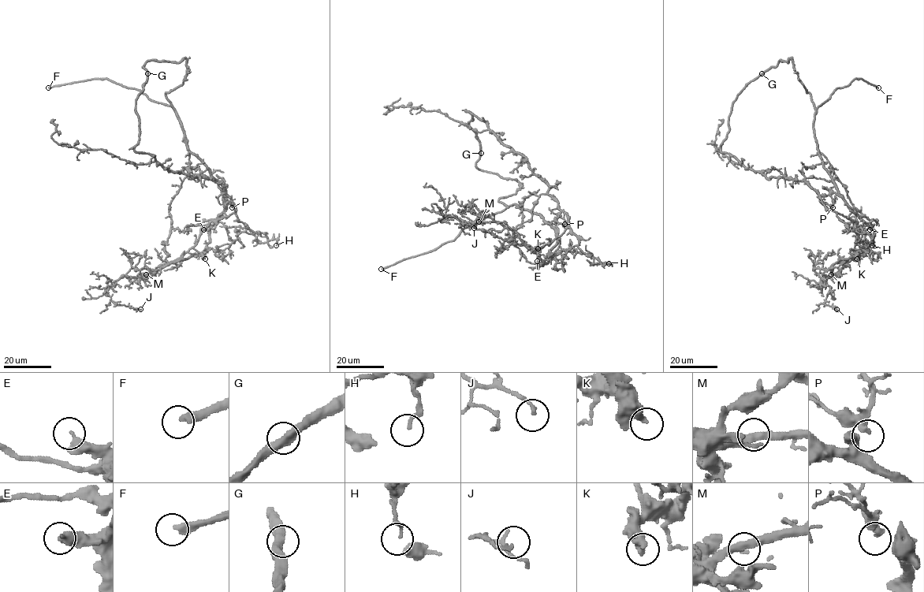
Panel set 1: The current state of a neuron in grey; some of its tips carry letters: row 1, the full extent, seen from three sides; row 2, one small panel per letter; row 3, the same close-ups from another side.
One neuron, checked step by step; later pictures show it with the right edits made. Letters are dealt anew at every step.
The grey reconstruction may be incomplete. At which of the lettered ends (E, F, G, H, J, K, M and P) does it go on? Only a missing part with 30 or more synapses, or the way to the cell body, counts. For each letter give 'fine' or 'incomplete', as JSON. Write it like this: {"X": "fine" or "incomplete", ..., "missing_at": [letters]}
{"E": "incomplete", "F": "incomplete", "G": "fine", "H": "fine", "J": "fine", "K": "fine", "M": "fine", "P": "fine", "missing_at": ["E", "F"]}

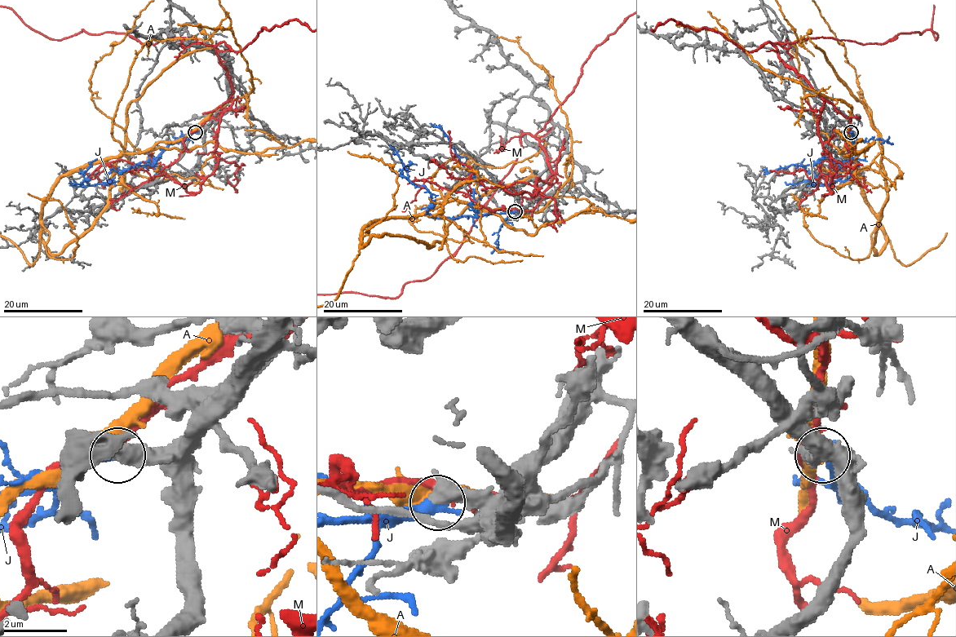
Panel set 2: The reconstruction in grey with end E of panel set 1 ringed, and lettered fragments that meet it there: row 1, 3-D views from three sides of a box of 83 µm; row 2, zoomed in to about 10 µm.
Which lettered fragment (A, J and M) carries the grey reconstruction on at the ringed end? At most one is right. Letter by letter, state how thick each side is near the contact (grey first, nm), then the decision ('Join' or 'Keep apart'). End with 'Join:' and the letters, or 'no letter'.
A: Thickness 550 nm (grey) against 460 nm. Keep apart
J: Thickness 550 nm (grey) against 400 nm. Join
M: Thickness 550 nm (grey) against 240 nm. Keep apart
Join: J

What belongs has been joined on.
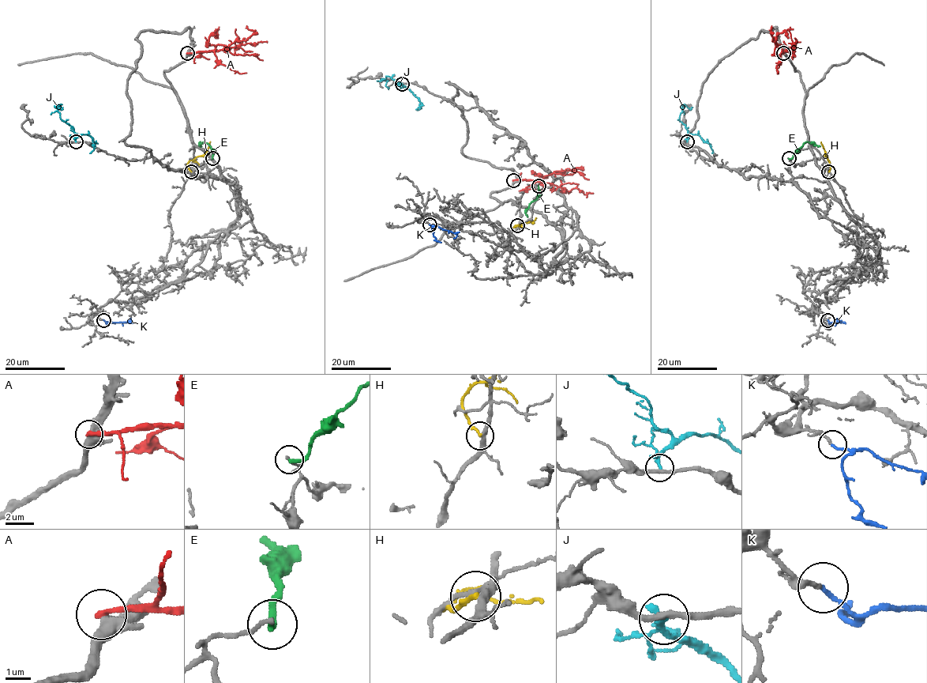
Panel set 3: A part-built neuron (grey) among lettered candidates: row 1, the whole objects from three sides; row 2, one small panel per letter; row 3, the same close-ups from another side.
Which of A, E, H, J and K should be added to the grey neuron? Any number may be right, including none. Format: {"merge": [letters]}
{"merge": ["K"]}

